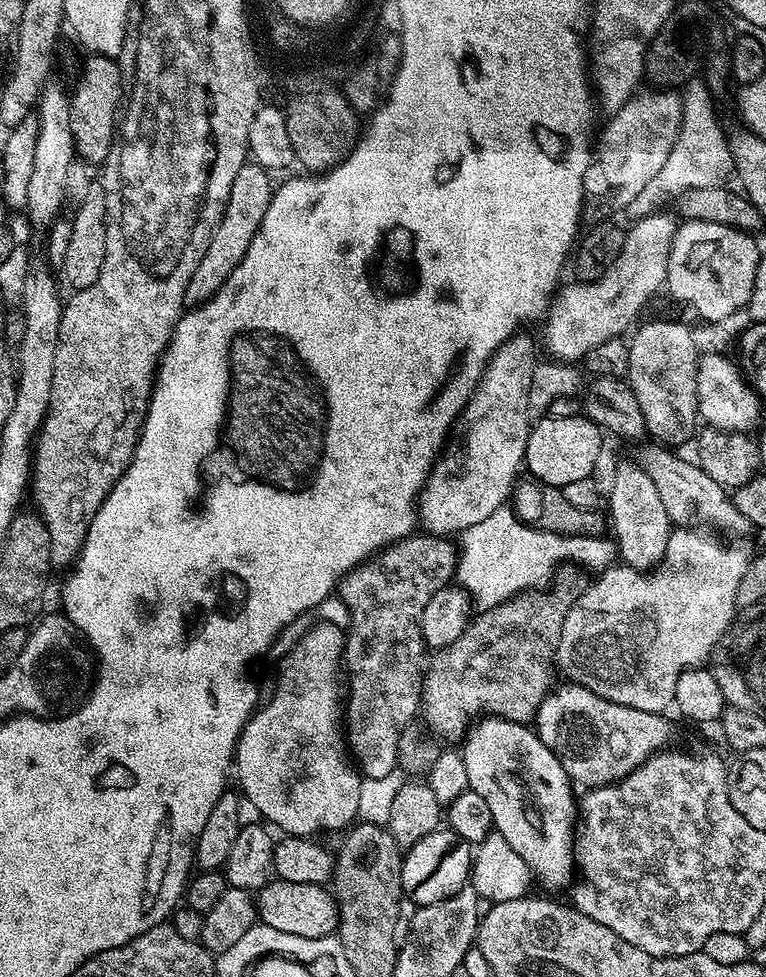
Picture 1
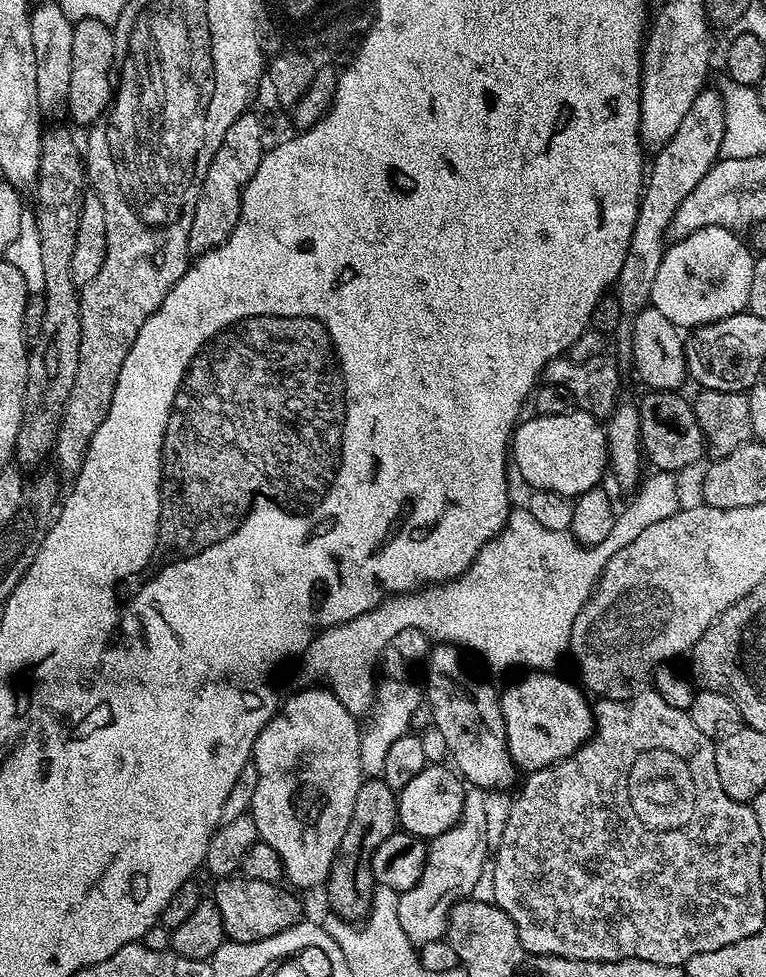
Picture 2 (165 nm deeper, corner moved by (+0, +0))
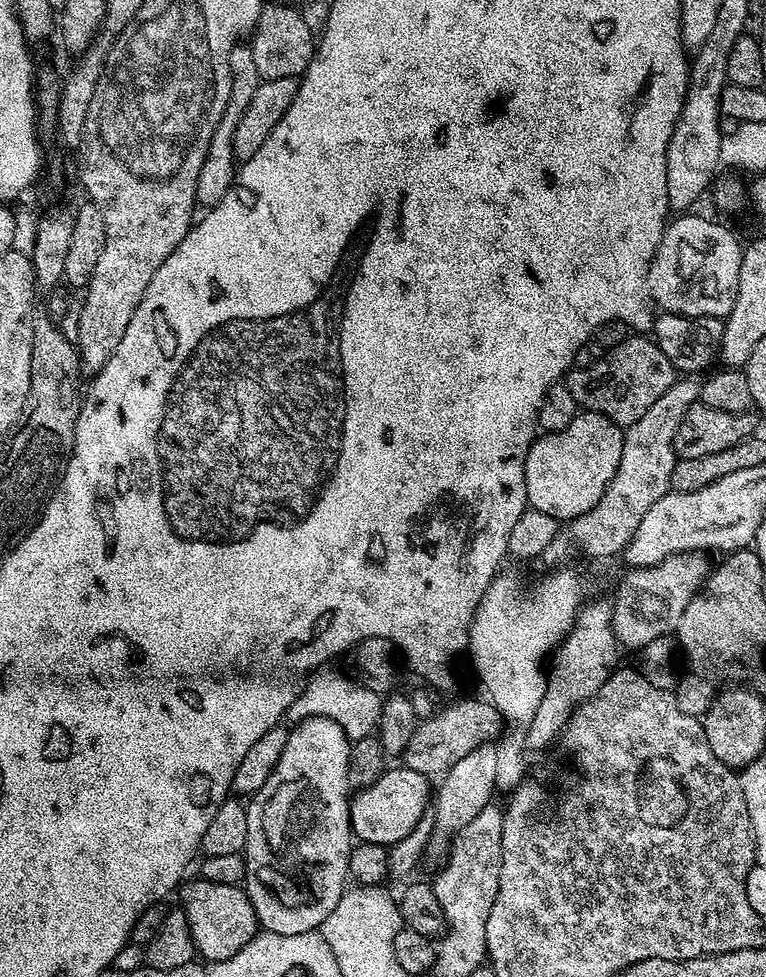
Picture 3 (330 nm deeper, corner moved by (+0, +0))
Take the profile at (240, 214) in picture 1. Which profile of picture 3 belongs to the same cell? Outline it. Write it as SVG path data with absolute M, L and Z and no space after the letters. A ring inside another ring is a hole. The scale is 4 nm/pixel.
M251 47L236 48L226 56L226 68L232 71L232 77L227 81L230 86L228 101L224 103L224 117L219 120L218 126L211 129L210 139L206 147L208 153L202 162L202 170L198 170L198 186L196 187L196 202L201 209L207 210L214 207L230 190L232 181L236 179L238 171L238 157L236 155L236 146L232 139L236 134L238 122L246 114L246 106L258 94L258 86L262 83L258 70L254 66ZM212 138L212 141L210 141Z

